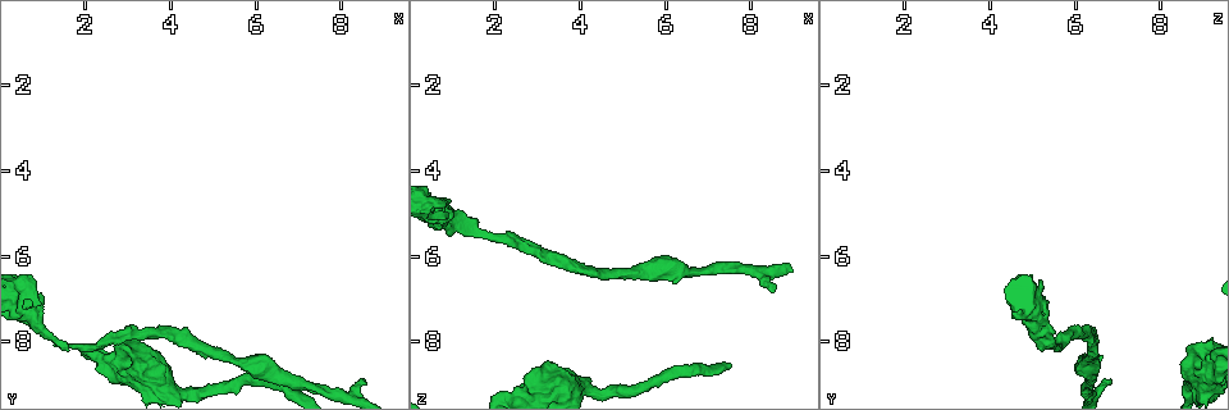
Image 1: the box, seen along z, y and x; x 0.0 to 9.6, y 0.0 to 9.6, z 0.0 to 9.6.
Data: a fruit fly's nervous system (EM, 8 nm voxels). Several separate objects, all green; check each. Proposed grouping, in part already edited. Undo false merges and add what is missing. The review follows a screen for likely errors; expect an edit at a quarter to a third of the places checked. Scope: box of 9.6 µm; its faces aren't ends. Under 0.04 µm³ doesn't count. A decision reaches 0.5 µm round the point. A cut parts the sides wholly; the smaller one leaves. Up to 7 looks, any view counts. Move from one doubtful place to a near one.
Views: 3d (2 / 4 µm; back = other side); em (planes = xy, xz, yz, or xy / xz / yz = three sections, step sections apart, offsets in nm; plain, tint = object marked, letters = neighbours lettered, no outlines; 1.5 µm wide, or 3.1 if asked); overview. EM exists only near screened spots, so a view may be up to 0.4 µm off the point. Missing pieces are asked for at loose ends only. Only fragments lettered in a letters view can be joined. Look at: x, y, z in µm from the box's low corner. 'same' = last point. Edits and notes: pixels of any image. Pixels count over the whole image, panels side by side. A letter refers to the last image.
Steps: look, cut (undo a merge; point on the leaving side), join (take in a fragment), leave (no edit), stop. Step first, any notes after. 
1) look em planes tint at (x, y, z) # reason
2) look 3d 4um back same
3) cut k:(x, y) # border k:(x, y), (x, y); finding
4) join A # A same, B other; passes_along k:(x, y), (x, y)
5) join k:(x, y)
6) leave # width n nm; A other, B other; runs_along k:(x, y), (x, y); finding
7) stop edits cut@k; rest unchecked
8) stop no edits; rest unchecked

look em planes letters at (8.60, 9.05, 6.75) # an open end

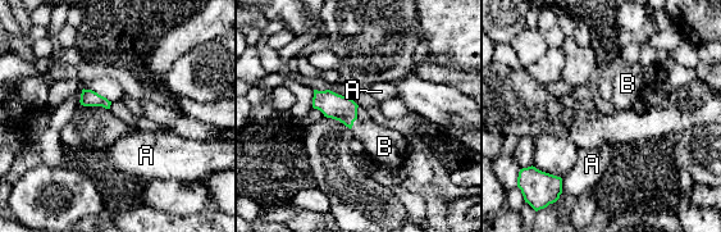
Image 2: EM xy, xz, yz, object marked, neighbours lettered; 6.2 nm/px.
join B # A other, B same; passes_along 2:(332, 105), (352, 123), (384, 146); the cell continues

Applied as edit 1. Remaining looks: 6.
look 3d 2um back at (1.70, 8.15, 5.55) # sudden change in width

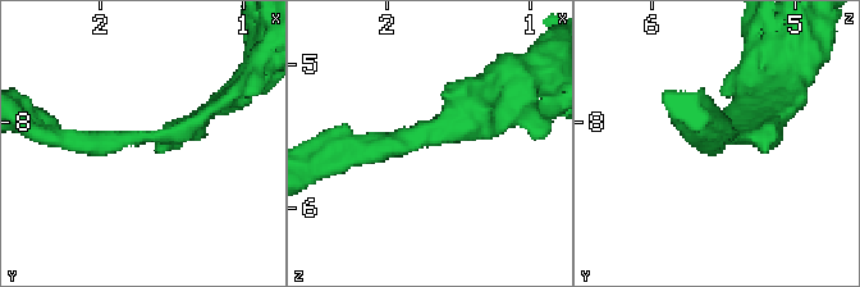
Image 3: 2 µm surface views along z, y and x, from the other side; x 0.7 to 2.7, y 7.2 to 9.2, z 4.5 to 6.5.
look em xz step 4 letters at (1.74, 8.10, 5.48) # arm_widths 170, 200 nm

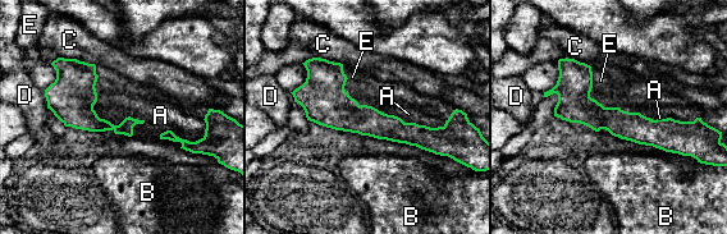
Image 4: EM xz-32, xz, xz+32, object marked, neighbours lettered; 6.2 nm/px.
leave # A other, B other, C other, D other, E other; continuous, no second cell

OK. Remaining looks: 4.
look em planes letters at (0.80, 6.45, 4.80) # branch stops here

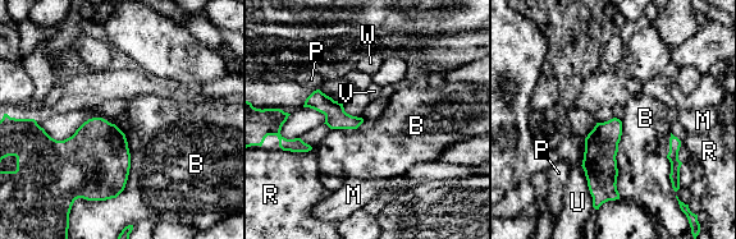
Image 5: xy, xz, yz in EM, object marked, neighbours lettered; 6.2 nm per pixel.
leave # B other, M other, P other, R other, U other, V other, W other; none of them fits

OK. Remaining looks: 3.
stop edits join@2; rest unchecked

